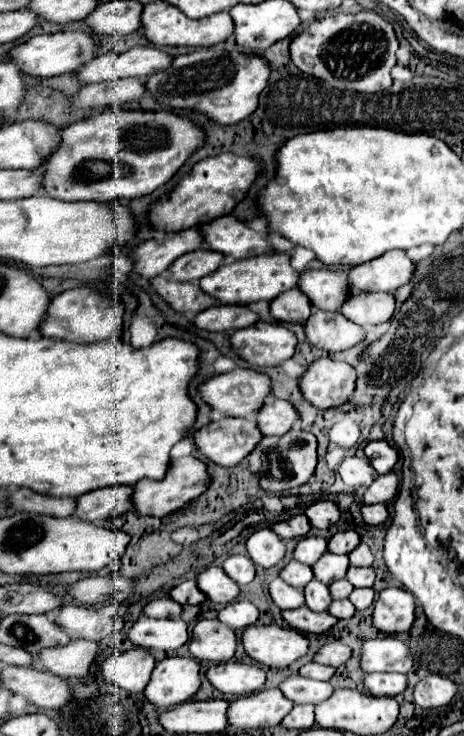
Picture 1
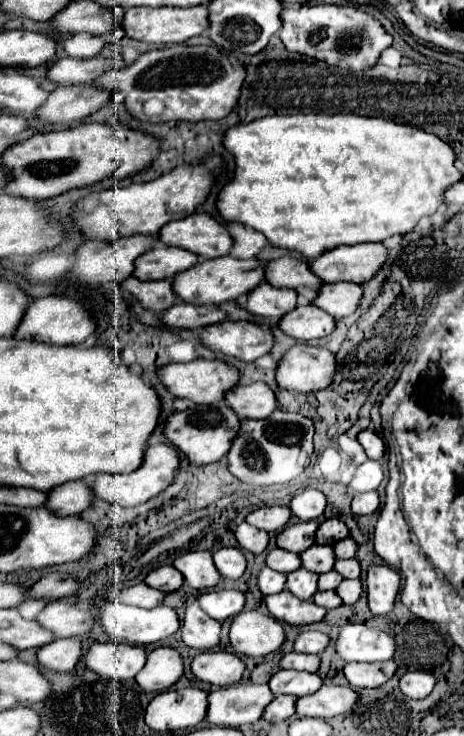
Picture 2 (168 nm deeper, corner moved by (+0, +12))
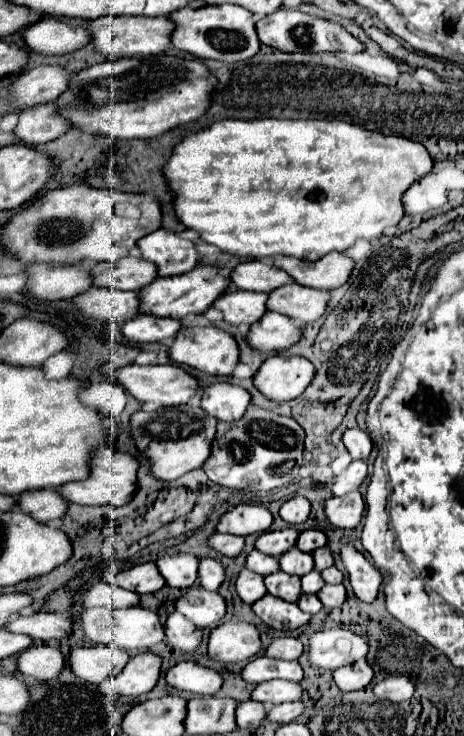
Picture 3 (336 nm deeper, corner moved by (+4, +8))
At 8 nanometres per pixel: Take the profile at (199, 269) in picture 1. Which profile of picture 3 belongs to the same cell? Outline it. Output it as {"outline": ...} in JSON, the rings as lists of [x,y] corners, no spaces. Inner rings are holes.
{"outline":[[[127,256],[115,264],[97,262],[91,268],[91,276],[93,276],[93,286],[139,292],[141,288],[145,288],[145,284],[151,284],[159,276],[159,270],[149,260],[143,260],[143,258],[137,260]]]}

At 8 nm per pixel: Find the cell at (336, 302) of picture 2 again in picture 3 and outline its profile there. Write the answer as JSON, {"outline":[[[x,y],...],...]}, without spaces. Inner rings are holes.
{"outline":[[[287,284],[269,294],[267,308],[281,312],[301,324],[319,320],[329,306],[331,294],[327,290],[315,290],[301,284]]]}

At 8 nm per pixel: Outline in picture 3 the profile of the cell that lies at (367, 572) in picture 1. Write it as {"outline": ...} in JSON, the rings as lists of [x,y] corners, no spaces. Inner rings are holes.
{"outline":[[[331,566],[331,568],[323,570],[321,576],[323,576],[323,580],[325,580],[327,584],[341,584],[341,582],[343,582],[343,572],[341,572],[337,566]]]}

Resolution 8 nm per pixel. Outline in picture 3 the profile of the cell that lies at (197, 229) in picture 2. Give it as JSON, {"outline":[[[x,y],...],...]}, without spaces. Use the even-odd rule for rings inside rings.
{"outline":[[[159,228],[141,238],[137,246],[141,248],[143,258],[157,264],[159,276],[185,274],[199,266],[201,260],[201,254],[191,240],[185,240],[177,232],[167,228]]]}

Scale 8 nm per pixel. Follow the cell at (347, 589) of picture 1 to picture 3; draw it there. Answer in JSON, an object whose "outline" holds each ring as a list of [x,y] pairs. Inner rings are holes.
{"outline":[[[313,570],[301,578],[301,588],[305,594],[317,594],[323,586],[325,586],[325,580],[321,578],[321,574],[317,570]]]}

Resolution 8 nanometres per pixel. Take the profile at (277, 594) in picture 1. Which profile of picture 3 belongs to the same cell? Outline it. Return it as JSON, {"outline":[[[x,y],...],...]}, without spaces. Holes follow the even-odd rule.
{"outline":[[[241,570],[235,586],[237,586],[239,598],[247,604],[253,604],[253,602],[257,602],[259,598],[263,598],[267,594],[263,576],[257,574],[257,572],[251,572],[251,570]]]}

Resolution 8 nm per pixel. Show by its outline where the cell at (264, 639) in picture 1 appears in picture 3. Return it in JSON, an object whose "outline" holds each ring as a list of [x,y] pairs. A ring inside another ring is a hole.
{"outline":[[[223,622],[209,636],[209,656],[217,662],[245,662],[261,652],[261,634],[251,622]]]}

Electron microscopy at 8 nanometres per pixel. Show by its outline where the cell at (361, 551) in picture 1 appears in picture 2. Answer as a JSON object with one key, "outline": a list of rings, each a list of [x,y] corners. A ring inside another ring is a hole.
{"outline":[[[351,538],[339,540],[337,544],[333,544],[333,552],[337,558],[353,558],[357,552],[357,544]]]}

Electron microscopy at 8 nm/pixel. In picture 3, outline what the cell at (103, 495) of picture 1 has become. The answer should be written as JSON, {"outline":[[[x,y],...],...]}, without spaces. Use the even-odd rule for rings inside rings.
{"outline":[[[33,490],[33,492],[23,492],[17,498],[17,506],[33,516],[37,522],[49,522],[63,518],[67,514],[67,500],[61,496],[57,490]]]}

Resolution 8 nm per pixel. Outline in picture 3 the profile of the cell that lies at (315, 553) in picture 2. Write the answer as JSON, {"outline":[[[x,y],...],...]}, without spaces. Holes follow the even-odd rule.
{"outline":[[[291,548],[279,558],[279,564],[281,564],[281,570],[287,574],[305,576],[307,572],[313,570],[313,556],[301,552],[299,548]]]}

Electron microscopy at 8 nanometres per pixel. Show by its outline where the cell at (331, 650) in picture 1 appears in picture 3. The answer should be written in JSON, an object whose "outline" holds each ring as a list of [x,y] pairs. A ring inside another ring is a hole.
{"outline":[[[283,636],[273,640],[273,644],[265,650],[265,656],[277,660],[299,660],[303,654],[303,642],[293,636]]]}

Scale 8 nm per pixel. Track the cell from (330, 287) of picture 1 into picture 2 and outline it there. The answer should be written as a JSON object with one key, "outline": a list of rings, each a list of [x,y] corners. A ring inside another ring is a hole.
{"outline":[[[293,256],[269,260],[265,264],[265,282],[277,288],[291,288],[299,292],[299,296],[305,296],[309,302],[317,296],[321,288],[321,280],[317,280],[317,276],[309,270],[307,262]]]}

